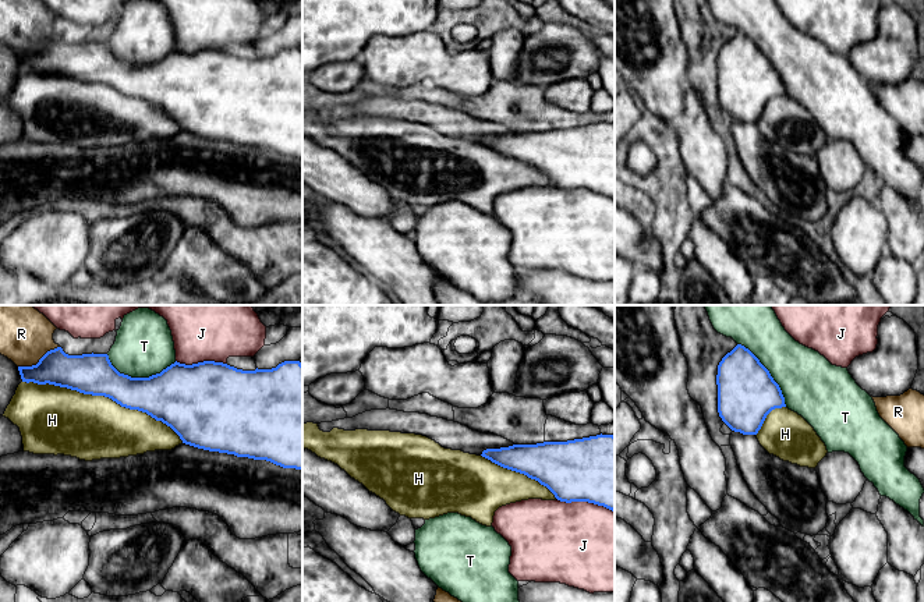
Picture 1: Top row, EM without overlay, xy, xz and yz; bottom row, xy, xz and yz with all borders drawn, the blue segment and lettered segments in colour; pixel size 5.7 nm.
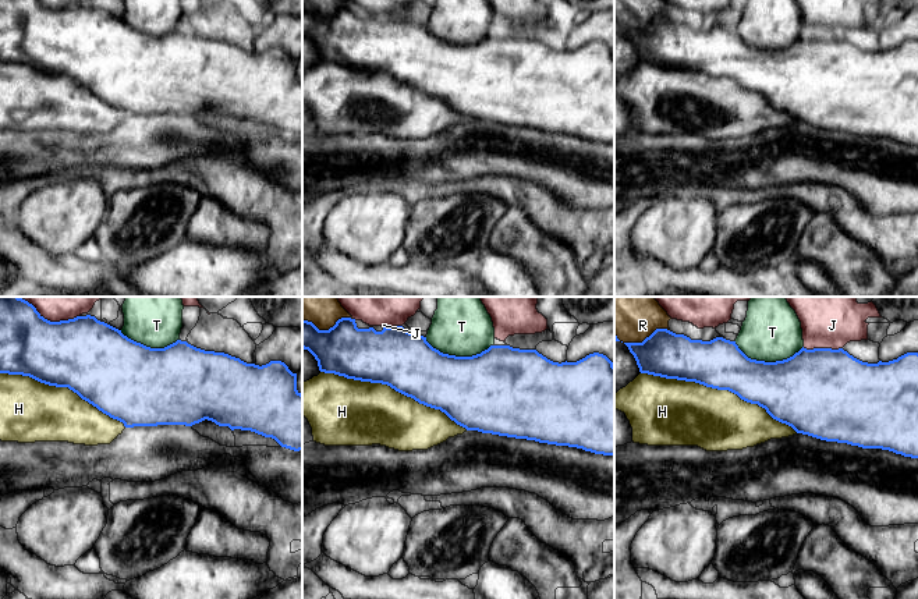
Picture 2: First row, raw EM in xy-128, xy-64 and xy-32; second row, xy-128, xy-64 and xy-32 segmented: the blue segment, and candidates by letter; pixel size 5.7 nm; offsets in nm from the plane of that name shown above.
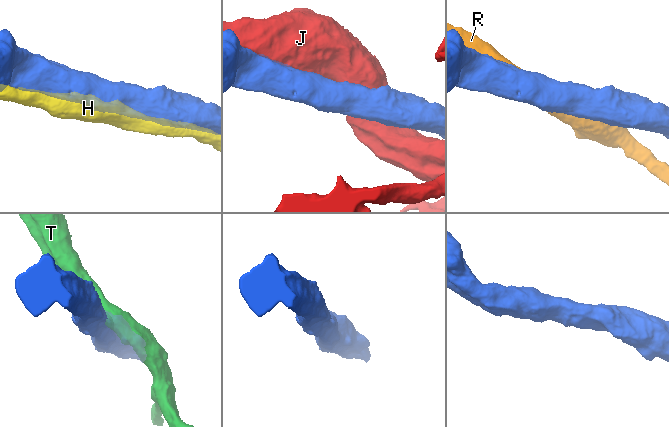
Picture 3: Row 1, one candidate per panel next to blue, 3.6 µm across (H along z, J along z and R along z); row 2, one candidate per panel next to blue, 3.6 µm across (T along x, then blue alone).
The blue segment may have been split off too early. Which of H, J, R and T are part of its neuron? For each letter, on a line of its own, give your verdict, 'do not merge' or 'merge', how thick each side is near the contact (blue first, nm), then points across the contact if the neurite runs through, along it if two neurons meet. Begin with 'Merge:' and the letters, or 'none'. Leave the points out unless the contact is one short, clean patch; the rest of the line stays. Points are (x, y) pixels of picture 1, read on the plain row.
Merge: H
H: merge | 240/380 nm
J: do not merge | 420/480 nm
R: do not merge | 200/300 nm
T: do not merge | 360/340 nm

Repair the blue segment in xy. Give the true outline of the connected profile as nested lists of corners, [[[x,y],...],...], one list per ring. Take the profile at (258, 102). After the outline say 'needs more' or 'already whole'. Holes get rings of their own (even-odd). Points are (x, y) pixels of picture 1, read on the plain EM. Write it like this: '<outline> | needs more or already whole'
[[[61,35],[47,39],[36,53],[18,54],[22,70],[3,105],[20,116],[24,139],[64,142],[79,148],[120,146],[185,131],[198,137],[266,148],[302,157],[302,52],[284,49],[272,57],[242,59],[223,50],[174,50],[149,65],[120,61],[107,42],[68,43]]] | needs more

